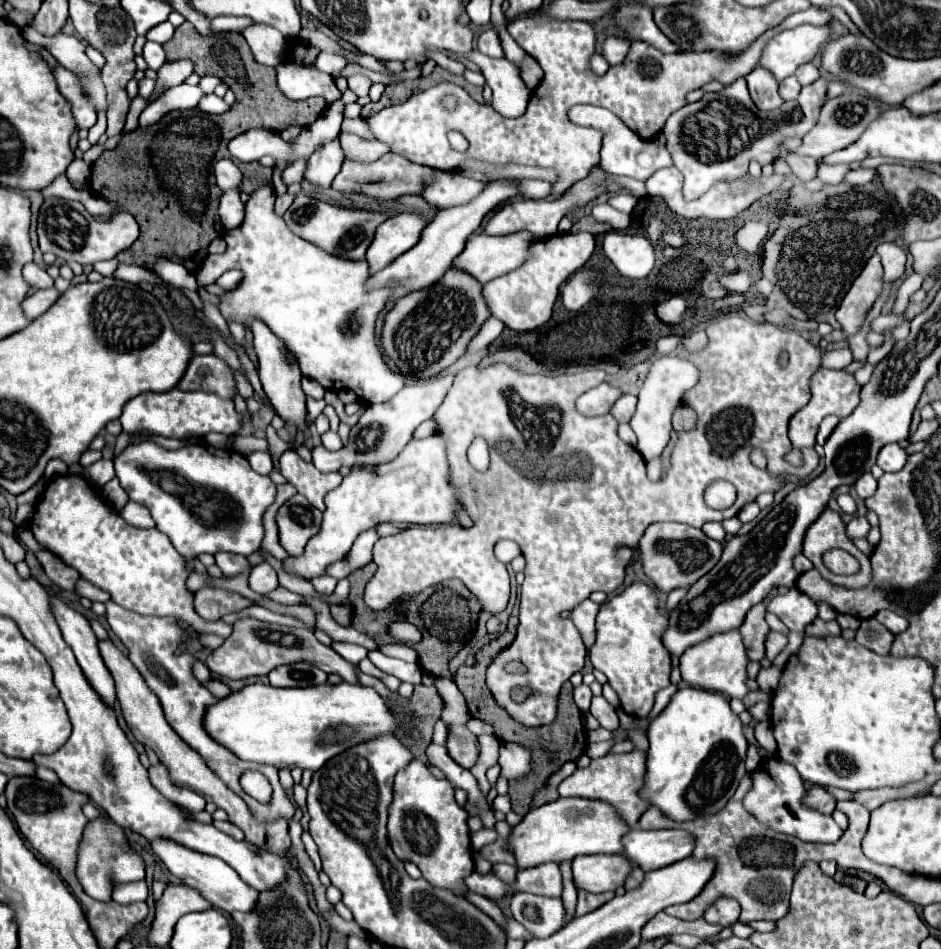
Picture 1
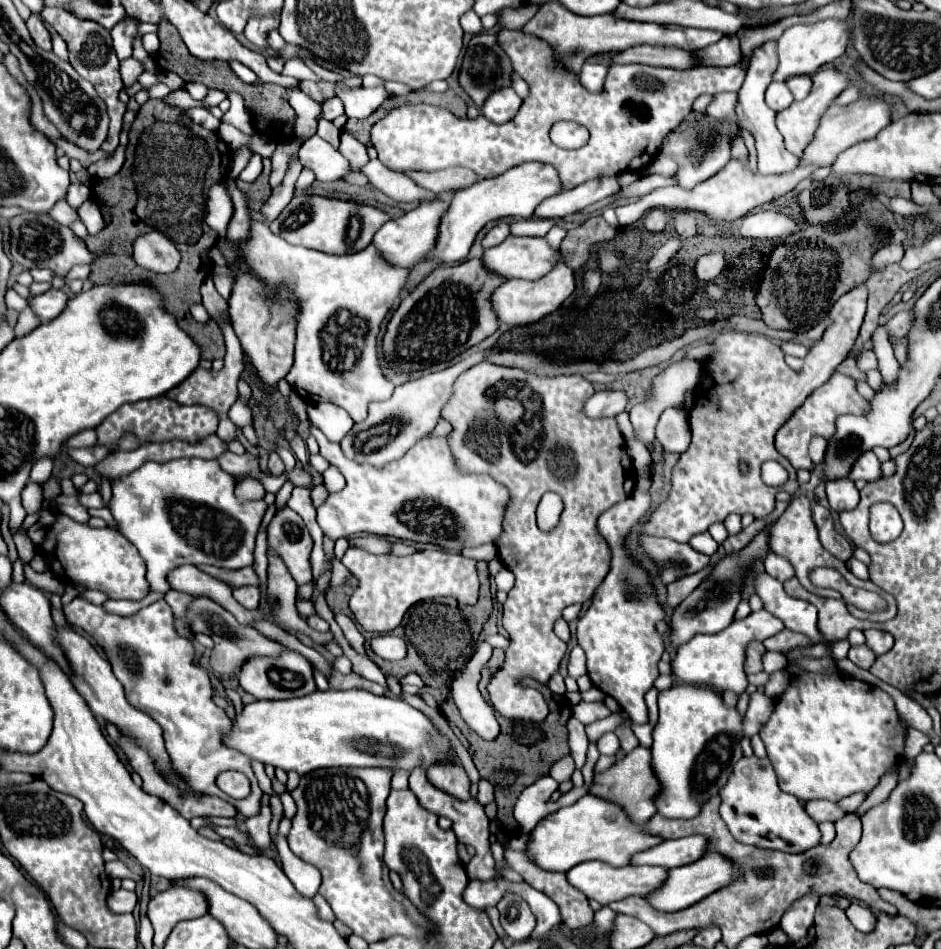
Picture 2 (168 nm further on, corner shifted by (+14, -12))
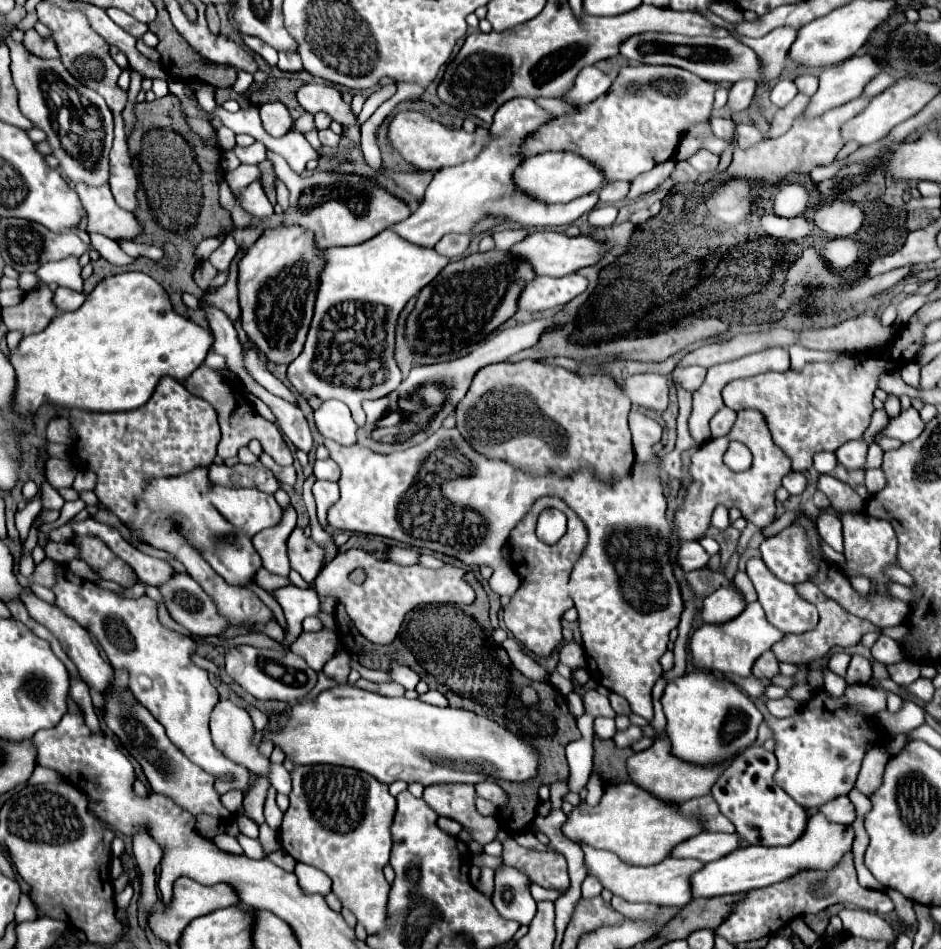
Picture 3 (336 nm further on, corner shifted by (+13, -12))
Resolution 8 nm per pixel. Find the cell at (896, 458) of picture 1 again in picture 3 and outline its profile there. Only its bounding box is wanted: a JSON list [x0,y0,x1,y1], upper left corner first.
[835,439,867,469]

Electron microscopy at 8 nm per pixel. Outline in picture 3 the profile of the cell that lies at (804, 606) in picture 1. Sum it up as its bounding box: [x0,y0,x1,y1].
[691,601,785,677]

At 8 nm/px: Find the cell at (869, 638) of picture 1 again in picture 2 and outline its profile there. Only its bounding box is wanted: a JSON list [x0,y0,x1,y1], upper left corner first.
[848,645,876,669]

